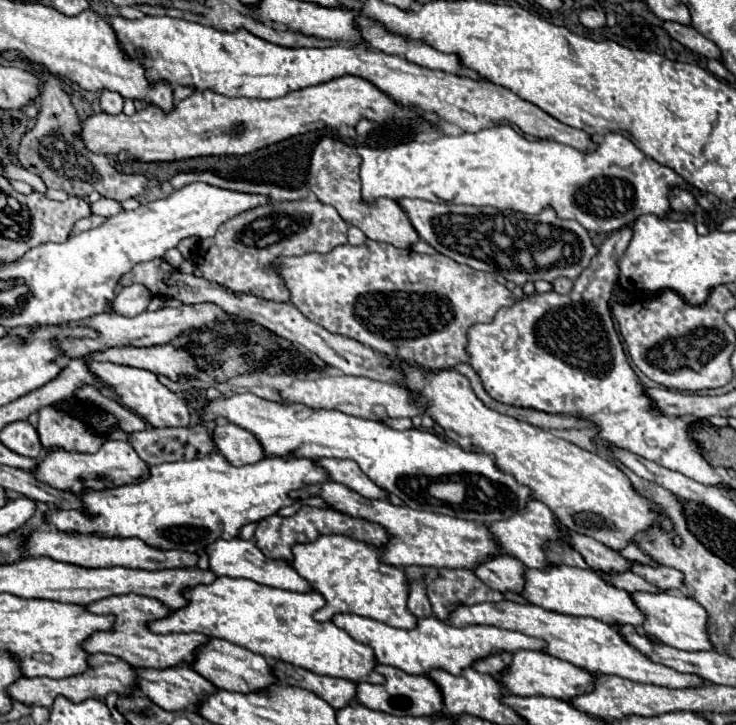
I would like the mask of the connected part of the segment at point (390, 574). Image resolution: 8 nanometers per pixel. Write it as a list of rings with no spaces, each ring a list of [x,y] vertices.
[[[321,535],[313,543],[295,545],[293,555],[295,559],[291,567],[303,579],[307,579],[311,587],[319,591],[327,601],[327,605],[313,615],[313,619],[317,619],[319,623],[331,621],[333,615],[339,613],[353,613],[399,629],[417,627],[417,617],[407,609],[407,575],[401,567],[383,563],[383,551],[347,535]]]

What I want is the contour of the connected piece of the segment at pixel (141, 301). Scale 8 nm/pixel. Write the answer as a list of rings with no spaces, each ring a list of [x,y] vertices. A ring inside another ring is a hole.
[[[135,283],[135,285],[121,289],[121,293],[113,299],[113,309],[119,315],[135,317],[135,315],[139,315],[141,311],[147,309],[151,299],[153,299],[153,295],[149,295],[149,289]]]

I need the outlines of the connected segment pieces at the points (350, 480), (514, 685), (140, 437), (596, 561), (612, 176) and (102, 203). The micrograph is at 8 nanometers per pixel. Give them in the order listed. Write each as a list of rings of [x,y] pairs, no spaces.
[[[317,459],[317,465],[321,465],[329,477],[337,483],[347,485],[349,489],[361,493],[367,499],[389,499],[389,493],[381,487],[377,487],[377,483],[373,483],[363,471],[361,467],[357,467],[357,463],[353,461],[345,461],[345,459]]]
[[[517,651],[513,655],[511,667],[499,677],[499,681],[513,695],[545,695],[545,697],[565,699],[565,701],[569,701],[577,695],[589,693],[595,687],[593,673],[589,673],[581,667],[573,667],[571,663],[561,661],[557,657],[551,657],[547,653],[537,653],[537,651]]]
[[[201,423],[193,427],[151,427],[141,433],[131,433],[129,443],[147,465],[201,459],[201,455],[217,451],[213,435]]]
[[[569,531],[571,535],[571,545],[575,551],[579,551],[585,559],[585,563],[593,569],[593,571],[601,571],[601,573],[609,573],[609,571],[631,571],[633,561],[625,559],[621,553],[605,547],[603,543],[597,543],[595,539],[589,539],[587,535],[577,535],[573,531]]]
[[[497,125],[491,129],[483,129],[479,133],[461,133],[461,135],[441,135],[429,143],[399,143],[397,147],[365,147],[357,145],[357,155],[361,161],[361,181],[363,191],[361,197],[365,203],[375,203],[379,197],[387,199],[425,199],[431,203],[445,201],[457,205],[475,205],[475,207],[497,207],[511,211],[537,213],[545,207],[555,209],[557,217],[579,221],[587,231],[595,233],[613,233],[631,225],[639,215],[653,213],[657,217],[665,217],[669,213],[669,189],[673,185],[681,185],[691,189],[683,177],[679,177],[673,169],[659,165],[655,159],[647,157],[631,139],[609,133],[601,141],[599,149],[593,153],[581,153],[569,145],[557,141],[529,141],[515,133],[509,125]]]
[[[101,197],[97,203],[91,203],[91,213],[93,215],[101,215],[101,217],[111,217],[113,213],[119,213],[121,205],[113,199],[105,199]]]

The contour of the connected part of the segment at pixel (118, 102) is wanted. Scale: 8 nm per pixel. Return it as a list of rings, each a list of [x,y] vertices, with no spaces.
[[[111,91],[101,93],[101,111],[109,115],[119,115],[121,109],[123,109],[123,97],[119,93],[111,93]]]

